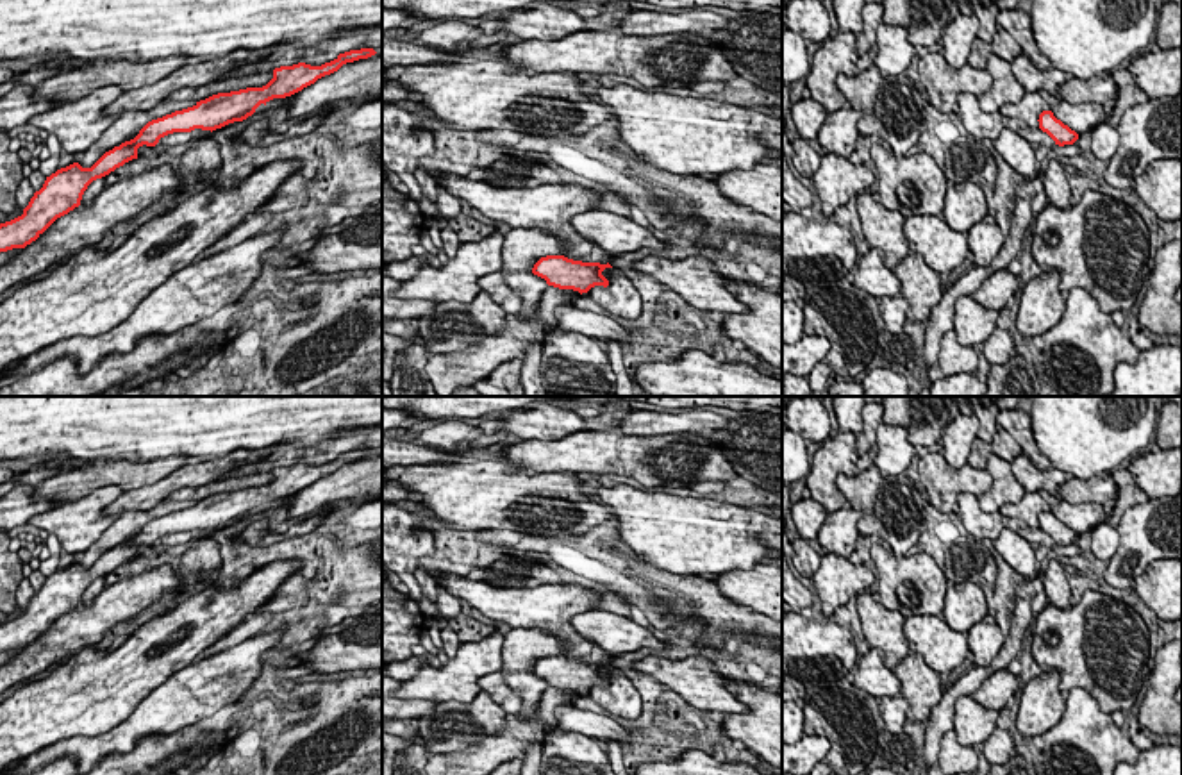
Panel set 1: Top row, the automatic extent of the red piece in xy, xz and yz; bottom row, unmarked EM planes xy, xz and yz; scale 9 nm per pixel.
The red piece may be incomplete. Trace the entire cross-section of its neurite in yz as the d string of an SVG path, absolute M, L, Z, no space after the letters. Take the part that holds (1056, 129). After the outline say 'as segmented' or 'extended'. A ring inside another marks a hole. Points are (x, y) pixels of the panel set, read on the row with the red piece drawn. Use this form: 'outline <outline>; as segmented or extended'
outline M1043 111L1037 121L1039 129L1046 132L1059 146L1073 145L1078 139L1078 134L1057 120L1052 111Z; as segmented

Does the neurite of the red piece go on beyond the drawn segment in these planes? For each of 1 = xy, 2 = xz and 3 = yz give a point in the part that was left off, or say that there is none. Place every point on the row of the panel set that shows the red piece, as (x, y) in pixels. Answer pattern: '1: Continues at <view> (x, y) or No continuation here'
1: No continuation here
2: No continuation here
3: No continuation here

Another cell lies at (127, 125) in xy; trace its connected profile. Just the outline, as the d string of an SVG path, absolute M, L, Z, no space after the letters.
M162 100L150 111L125 111L102 132L102 136L86 152L77 155L77 162L82 168L91 168L105 152L134 139L148 121L193 105L196 105L195 100Z

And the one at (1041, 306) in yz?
M1041 271L1021 289L1016 327L1025 339L1043 336L1061 321L1066 302L1059 284L1059 271Z

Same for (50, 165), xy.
M48 134L45 143L48 146L50 157L41 161L39 171L45 177L50 177L52 173L55 173L59 170L59 155L61 155L62 148L61 148L57 136L54 136L54 134Z

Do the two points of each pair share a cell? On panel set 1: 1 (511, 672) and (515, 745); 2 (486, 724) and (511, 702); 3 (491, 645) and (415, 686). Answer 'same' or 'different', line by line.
1: different
2: different
3: same

